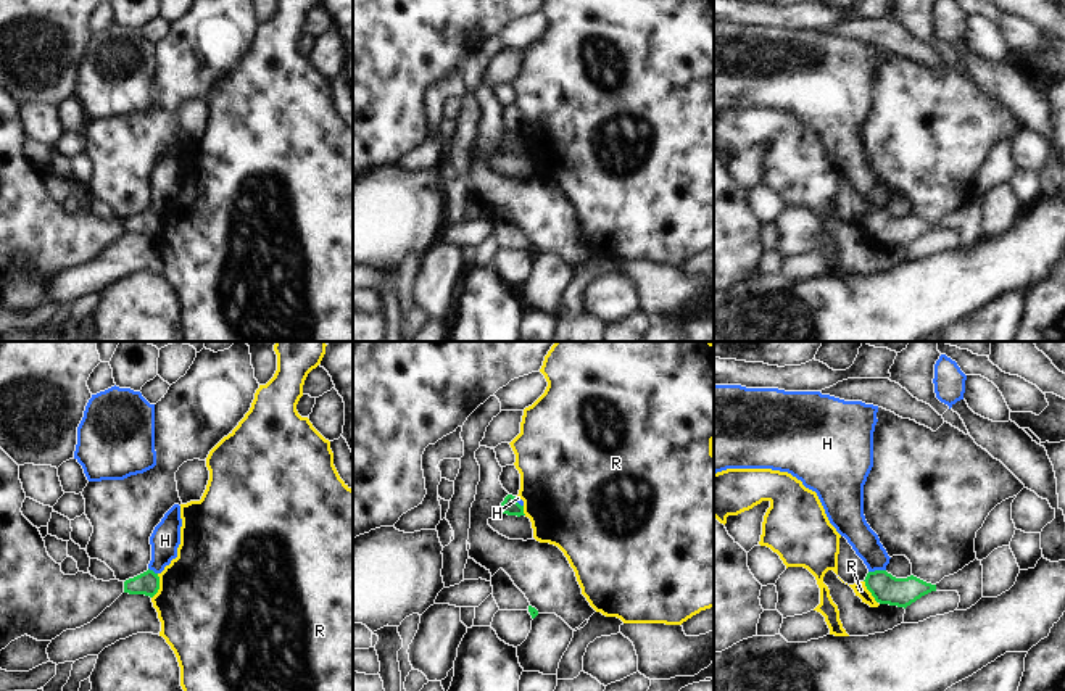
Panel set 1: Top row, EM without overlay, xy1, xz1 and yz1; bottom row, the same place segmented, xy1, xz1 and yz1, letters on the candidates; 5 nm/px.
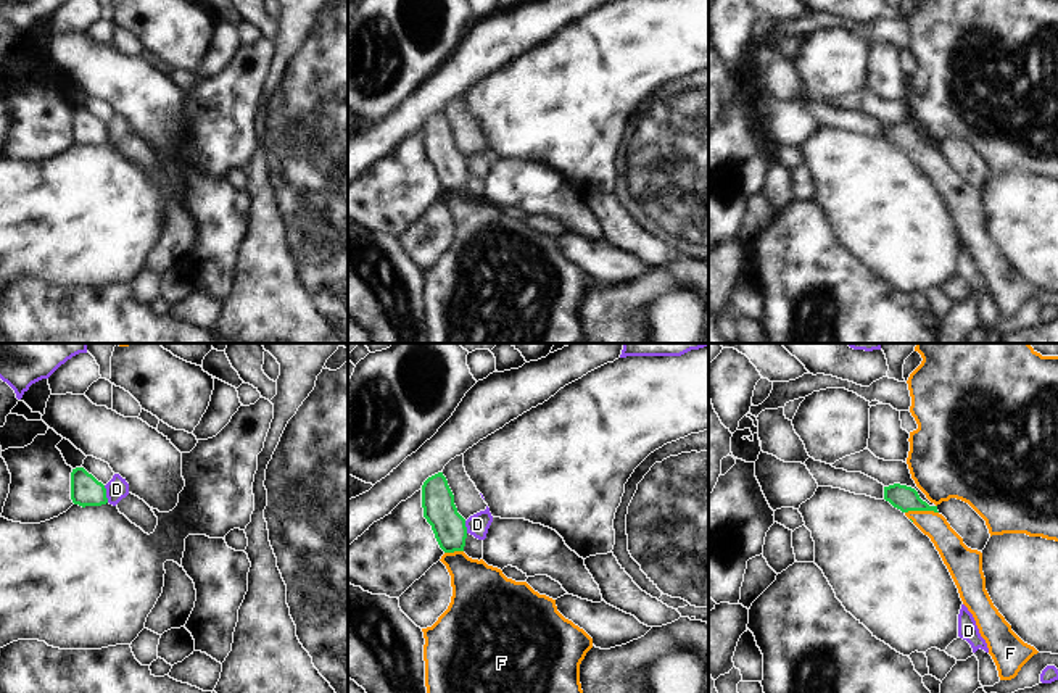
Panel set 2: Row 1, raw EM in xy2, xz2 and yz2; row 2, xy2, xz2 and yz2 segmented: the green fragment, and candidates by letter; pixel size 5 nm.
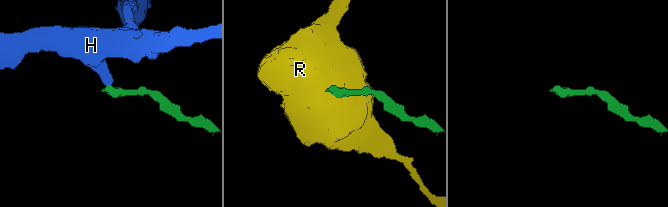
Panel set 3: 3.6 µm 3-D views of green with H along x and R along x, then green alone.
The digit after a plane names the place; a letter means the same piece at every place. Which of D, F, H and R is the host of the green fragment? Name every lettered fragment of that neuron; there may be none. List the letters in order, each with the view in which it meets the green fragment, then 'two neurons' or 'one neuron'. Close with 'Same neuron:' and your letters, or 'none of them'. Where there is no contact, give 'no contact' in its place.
D: meets green in xy2; two neurons
F: meets green in yz2; one neuron
H: meets green in yz1; two neurons
R: meets green in xy1; two neurons
Same neuron: F

